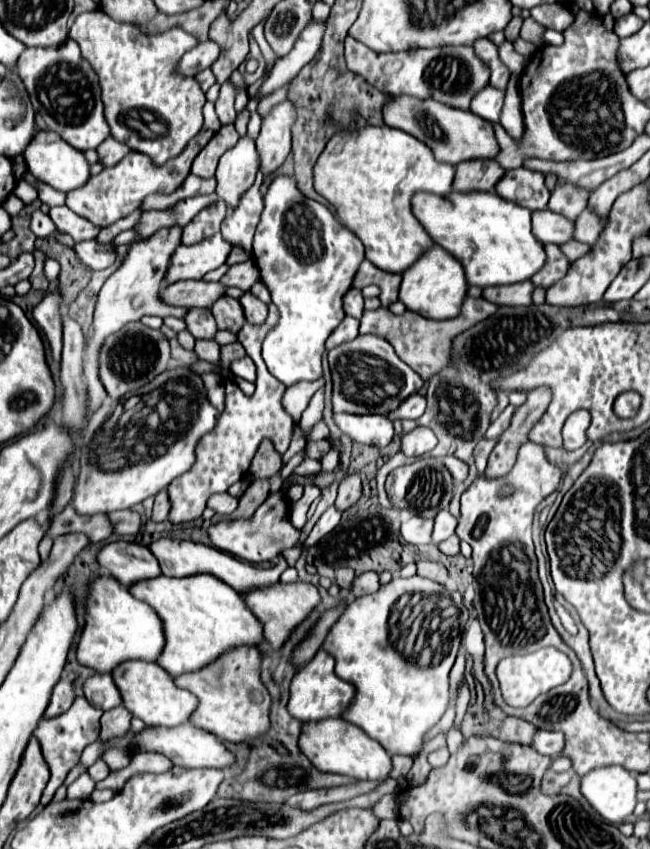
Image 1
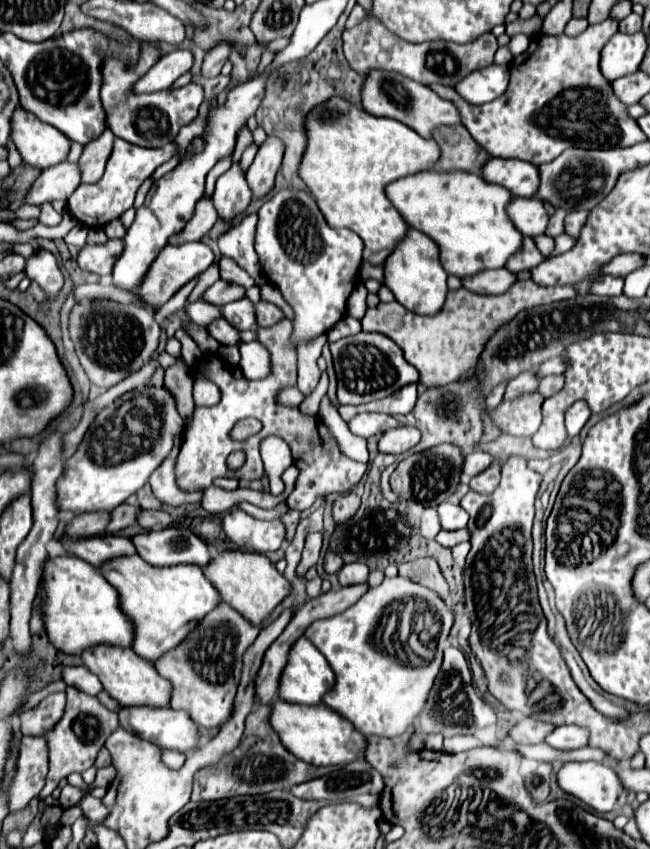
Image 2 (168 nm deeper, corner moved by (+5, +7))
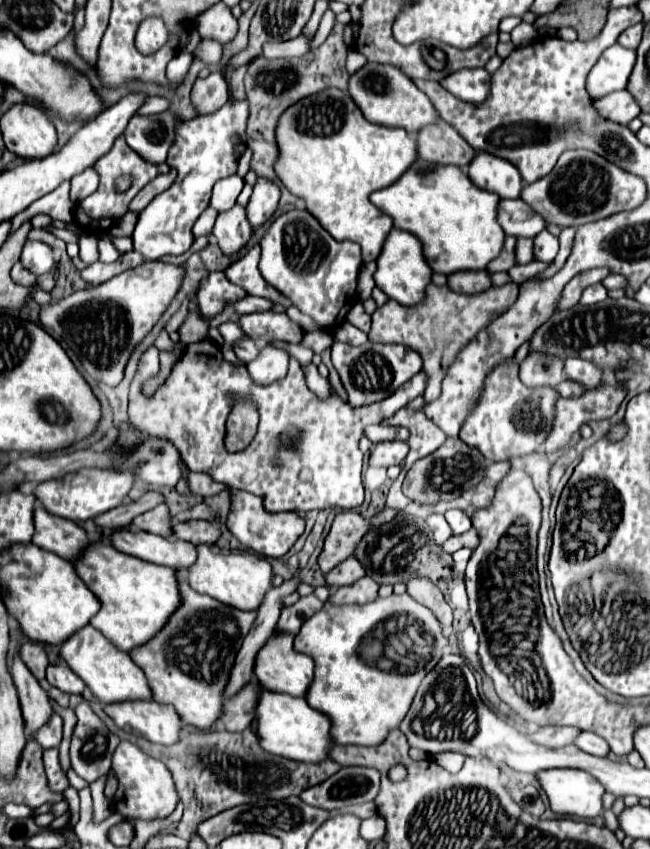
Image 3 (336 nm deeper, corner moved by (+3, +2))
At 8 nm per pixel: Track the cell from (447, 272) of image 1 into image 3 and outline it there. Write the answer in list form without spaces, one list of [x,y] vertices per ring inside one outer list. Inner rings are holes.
[[[392,229],[390,235],[386,237],[382,255],[378,257],[378,269],[374,273],[376,287],[382,289],[390,299],[402,303],[404,307],[414,307],[420,305],[426,299],[426,287],[432,283],[432,267],[428,265],[424,253],[422,253],[422,243],[416,235],[400,229]]]

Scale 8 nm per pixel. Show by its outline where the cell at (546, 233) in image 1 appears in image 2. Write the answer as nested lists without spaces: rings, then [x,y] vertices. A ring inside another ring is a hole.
[[[512,198],[508,216],[512,218],[512,222],[516,222],[516,228],[520,228],[524,236],[534,238],[546,232],[548,214],[538,198]]]

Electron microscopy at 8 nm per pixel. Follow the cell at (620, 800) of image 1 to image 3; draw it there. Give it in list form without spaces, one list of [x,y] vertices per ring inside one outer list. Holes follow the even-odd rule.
[[[548,769],[538,773],[540,785],[558,815],[576,815],[592,819],[604,813],[604,785],[582,769]]]

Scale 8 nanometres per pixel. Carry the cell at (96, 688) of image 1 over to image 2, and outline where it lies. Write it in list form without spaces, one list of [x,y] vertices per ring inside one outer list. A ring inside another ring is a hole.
[[[66,666],[62,670],[62,680],[66,682],[66,686],[74,686],[88,696],[96,696],[102,690],[100,680],[84,666]]]

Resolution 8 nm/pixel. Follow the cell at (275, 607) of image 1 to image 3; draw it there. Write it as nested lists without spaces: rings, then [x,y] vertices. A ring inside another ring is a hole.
[[[198,545],[198,563],[194,563],[194,567],[188,571],[188,581],[194,591],[206,593],[220,603],[226,603],[240,611],[256,611],[272,587],[272,565],[266,559],[244,549],[228,551],[224,555],[224,551],[216,551],[208,545]]]

